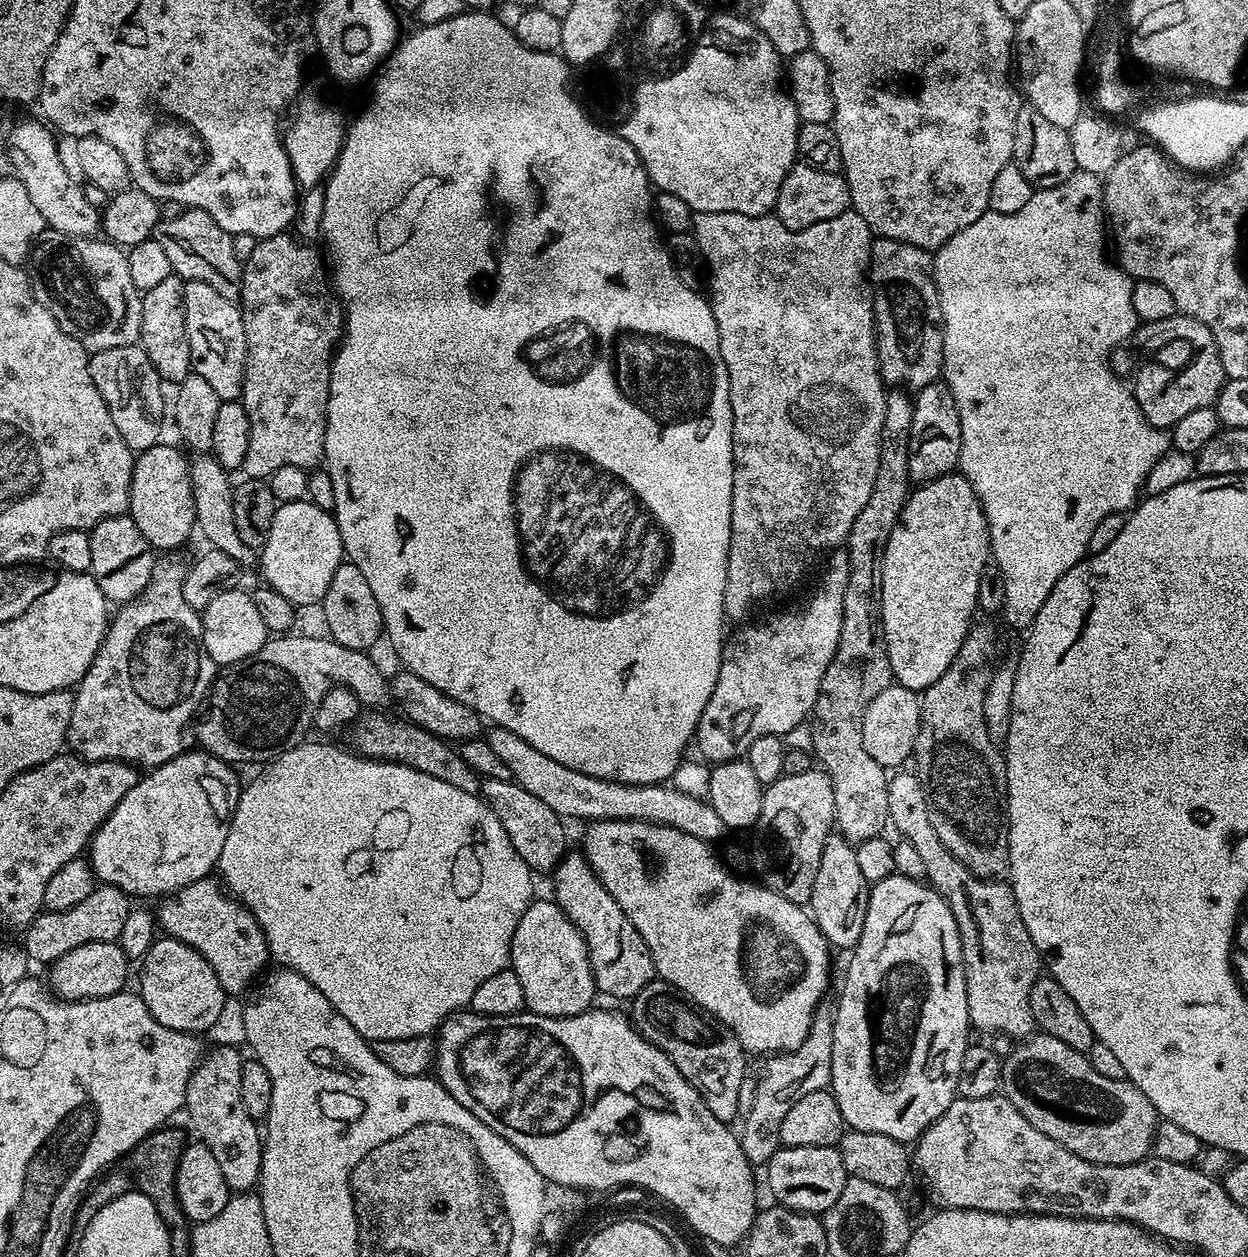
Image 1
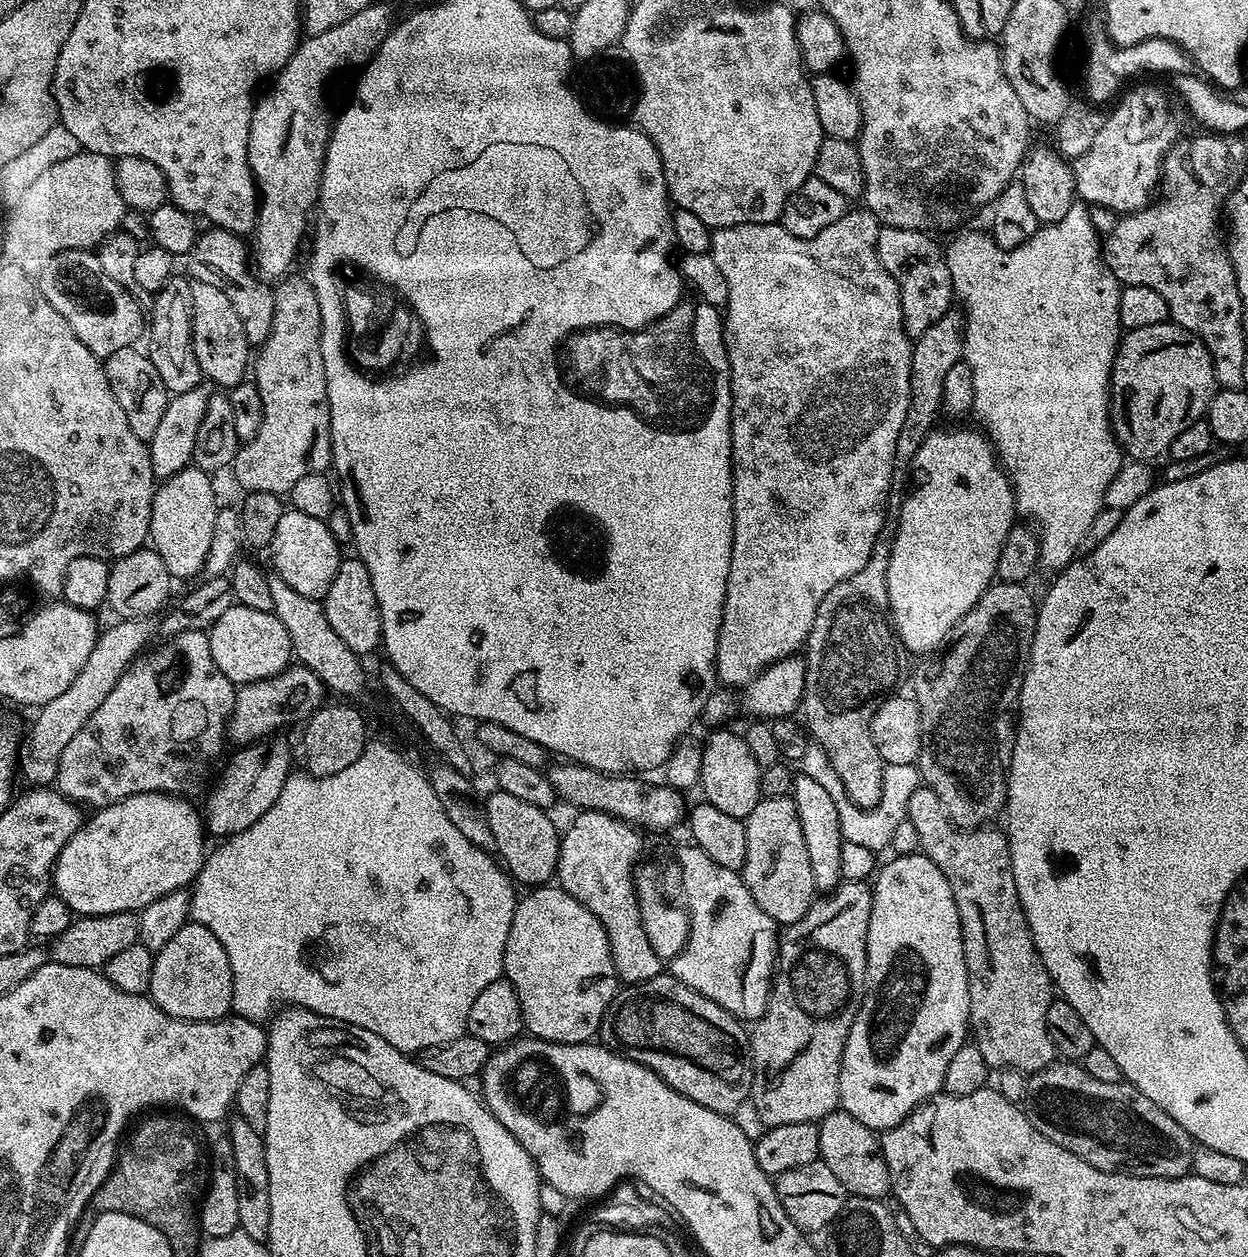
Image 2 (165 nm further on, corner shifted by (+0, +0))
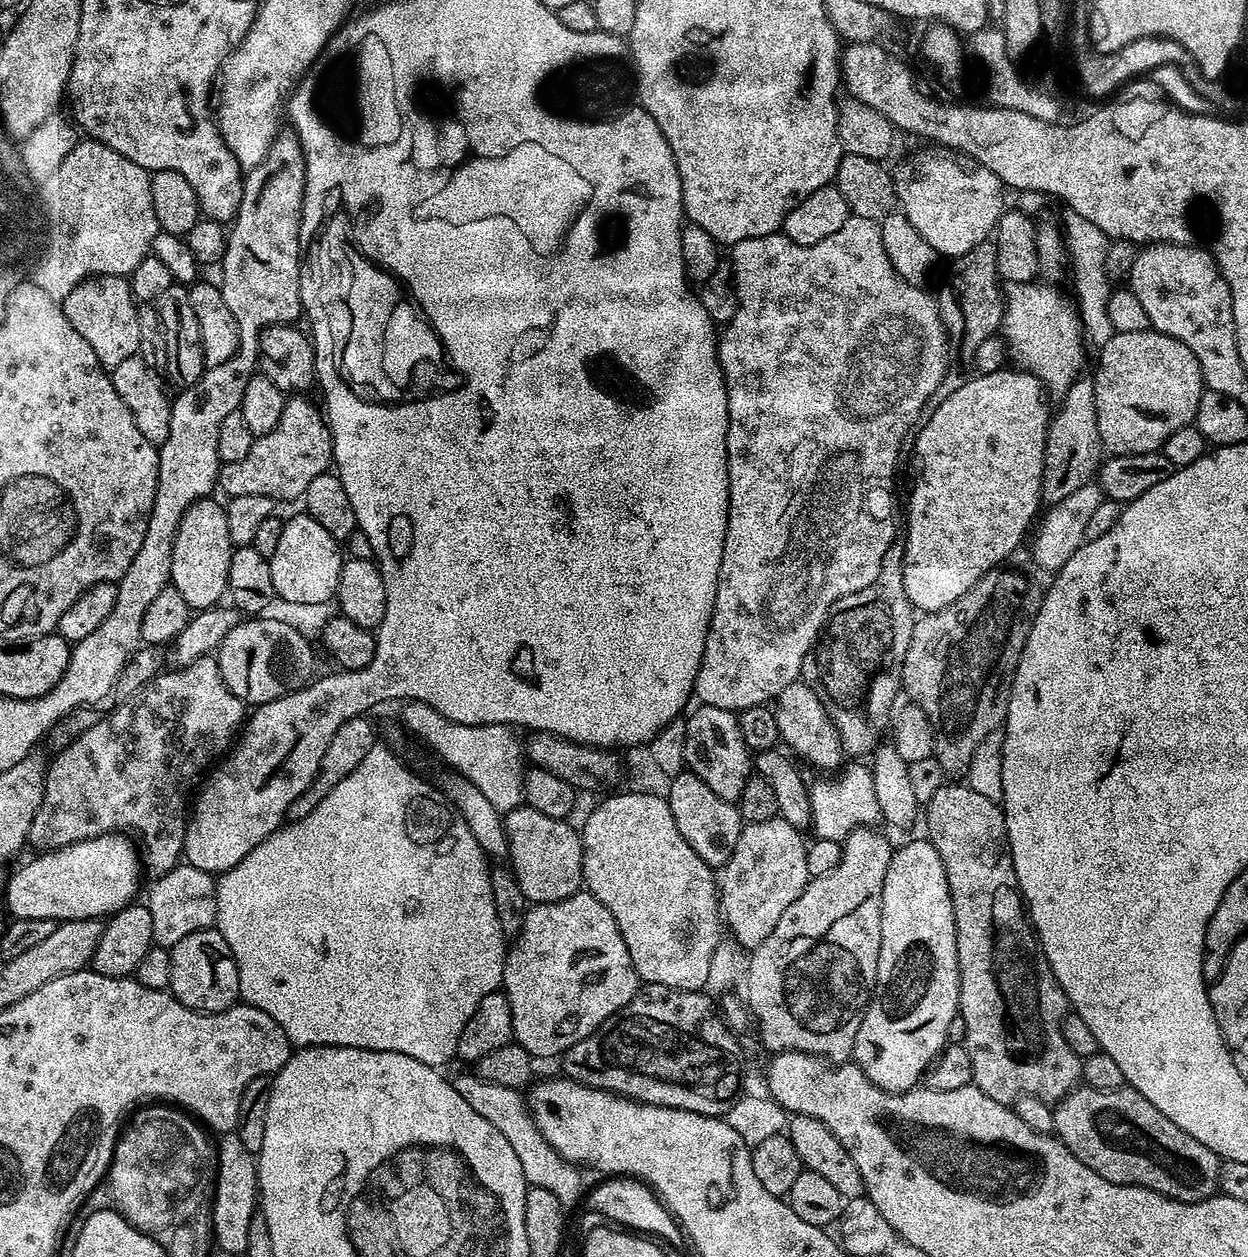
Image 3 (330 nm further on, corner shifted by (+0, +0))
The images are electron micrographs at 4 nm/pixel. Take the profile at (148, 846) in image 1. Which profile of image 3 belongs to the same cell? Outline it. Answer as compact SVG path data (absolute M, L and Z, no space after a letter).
M108 833L36 854L8 880L4 900L13 912L11 915L18 920L99 920L111 917L133 903L140 888L142 856L137 845L132 845L124 836L127 835Z

